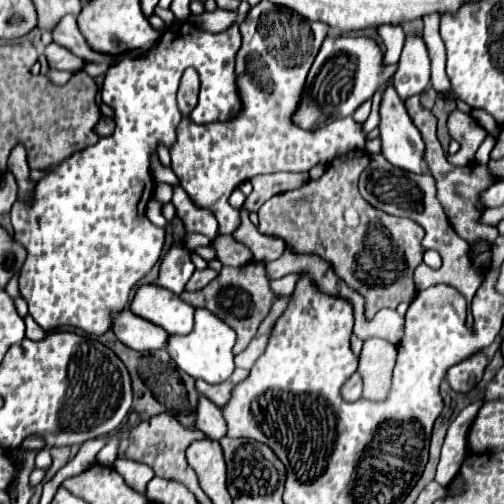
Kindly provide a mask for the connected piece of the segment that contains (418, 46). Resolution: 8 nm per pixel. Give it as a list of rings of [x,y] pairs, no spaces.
[[[423,38],[405,40],[399,70],[395,72],[393,84],[397,94],[407,100],[415,94],[421,94],[431,82],[431,58]]]

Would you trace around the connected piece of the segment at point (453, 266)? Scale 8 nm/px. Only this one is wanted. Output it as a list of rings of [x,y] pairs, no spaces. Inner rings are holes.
[[[371,154],[371,164],[369,168],[361,174],[359,180],[359,188],[361,188],[361,196],[365,200],[371,202],[371,206],[375,206],[377,210],[383,212],[405,212],[407,218],[419,222],[421,226],[425,226],[425,238],[421,242],[423,250],[436,250],[442,258],[442,266],[439,270],[429,268],[427,264],[417,266],[415,270],[415,284],[417,290],[425,290],[429,286],[435,284],[448,284],[457,289],[466,299],[468,304],[466,326],[472,327],[472,313],[470,304],[477,292],[477,288],[483,282],[483,274],[481,268],[475,266],[468,257],[469,244],[457,236],[457,232],[453,230],[449,220],[445,218],[443,206],[441,202],[437,202],[437,186],[435,186],[435,178],[427,176],[427,174],[411,174],[405,172],[401,168],[395,168],[393,164],[389,164],[383,156],[373,156]]]

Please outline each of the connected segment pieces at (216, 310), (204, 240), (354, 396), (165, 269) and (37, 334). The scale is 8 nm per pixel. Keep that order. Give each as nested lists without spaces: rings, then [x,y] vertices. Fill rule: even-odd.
[[[251,260],[239,268],[235,266],[223,266],[219,276],[209,282],[205,288],[197,292],[183,292],[181,298],[189,302],[191,306],[199,306],[221,318],[225,324],[229,324],[237,332],[237,344],[235,344],[235,354],[243,352],[253,336],[257,334],[257,326],[265,320],[269,314],[271,306],[279,296],[269,288],[269,278],[265,272],[265,262],[263,260]]]
[[[192,233],[186,234],[185,236],[184,245],[190,251],[194,251],[198,246],[206,246],[210,244],[210,239],[202,234]]]
[[[353,374],[345,384],[343,384],[343,388],[341,388],[341,394],[343,394],[343,398],[347,400],[347,402],[355,402],[355,400],[359,400],[361,398],[361,394],[363,394],[363,382],[361,382],[361,374]]]
[[[171,246],[171,250],[165,254],[161,268],[159,268],[159,278],[157,286],[167,288],[175,294],[181,294],[185,290],[187,280],[195,272],[195,266],[189,258],[191,252],[187,252],[183,246]]]
[[[27,316],[25,318],[25,326],[27,326],[27,330],[25,330],[25,336],[29,338],[29,340],[43,340],[45,336],[47,336],[47,332],[31,318],[31,316]]]

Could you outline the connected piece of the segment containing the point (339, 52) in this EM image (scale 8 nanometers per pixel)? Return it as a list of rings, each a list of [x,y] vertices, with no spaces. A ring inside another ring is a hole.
[[[327,36],[309,70],[297,110],[291,116],[293,124],[303,130],[317,130],[337,118],[351,116],[363,102],[373,98],[375,90],[383,82],[389,82],[389,68],[385,68],[381,62],[383,54],[369,38]]]

